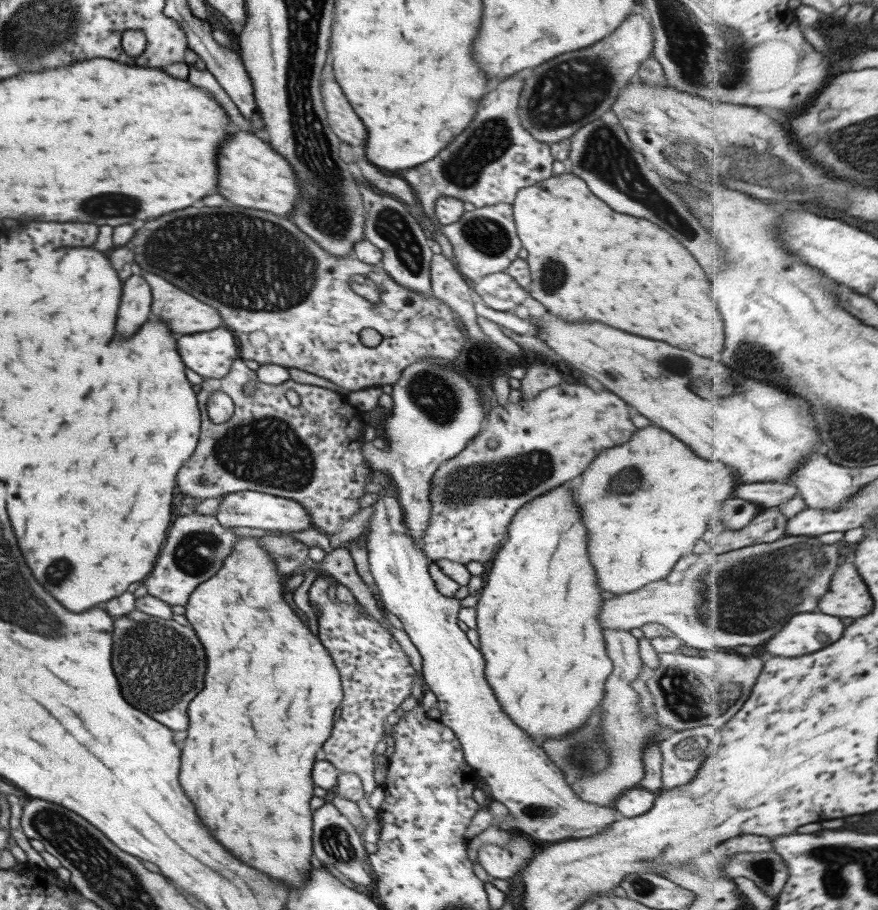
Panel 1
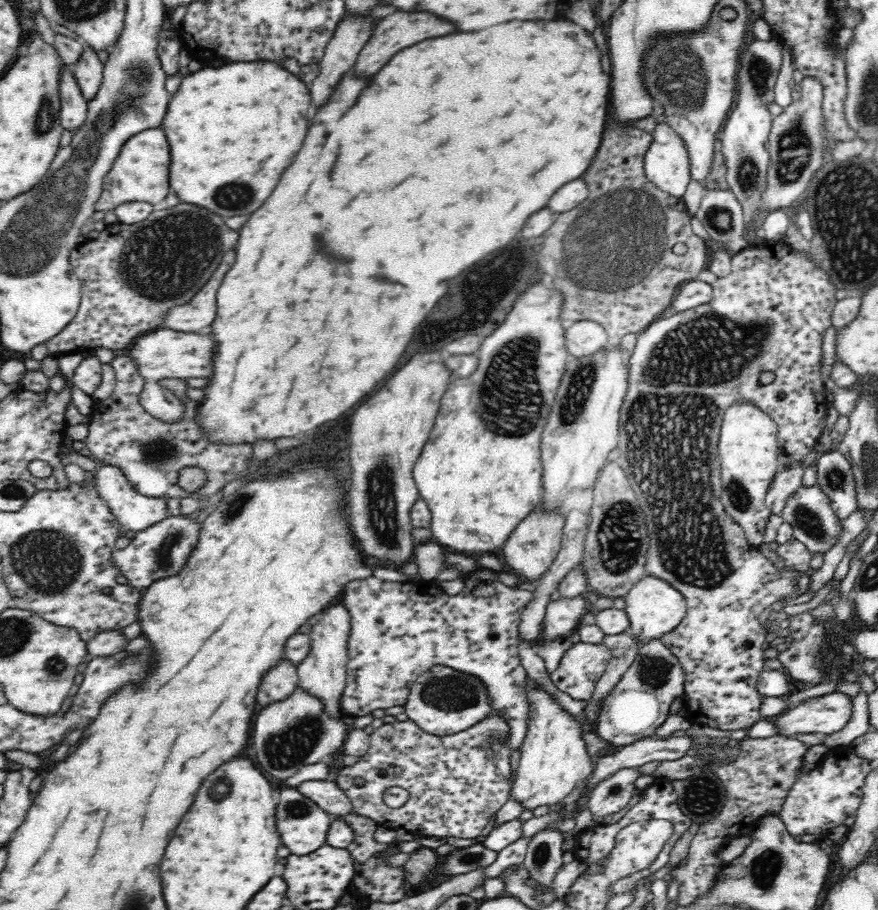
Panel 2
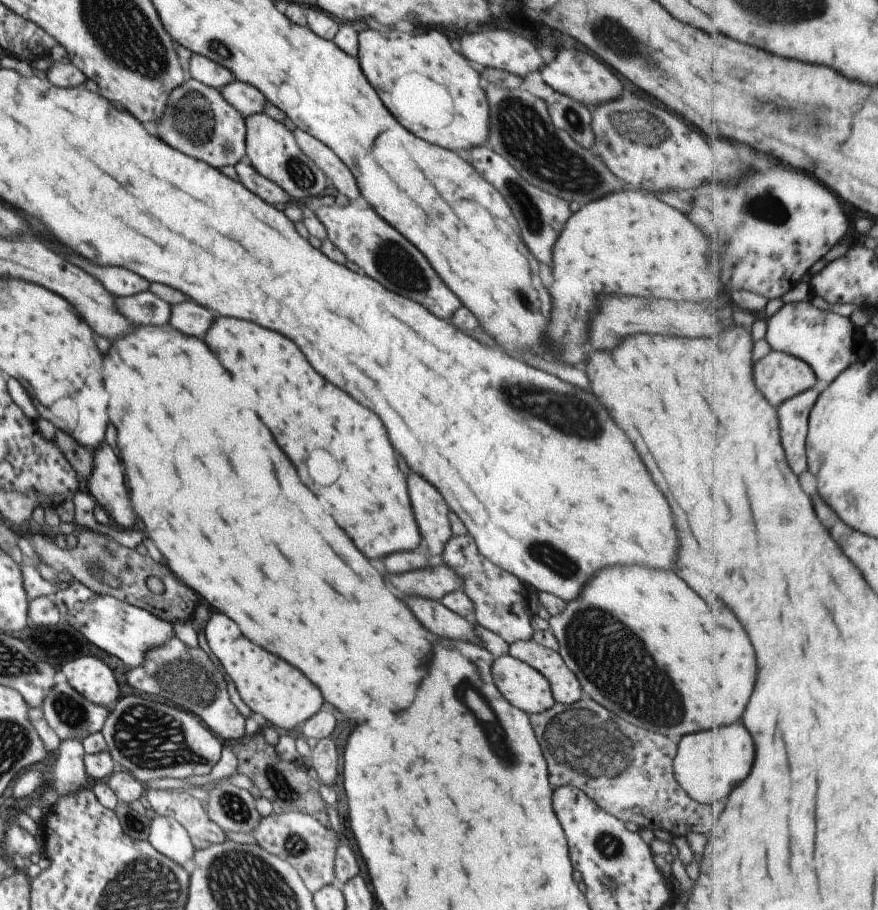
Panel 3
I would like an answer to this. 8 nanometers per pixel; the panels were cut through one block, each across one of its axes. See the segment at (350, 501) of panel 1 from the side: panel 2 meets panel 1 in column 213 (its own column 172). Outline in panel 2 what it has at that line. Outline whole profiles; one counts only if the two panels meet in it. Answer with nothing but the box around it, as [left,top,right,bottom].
[85,353,258,500]

